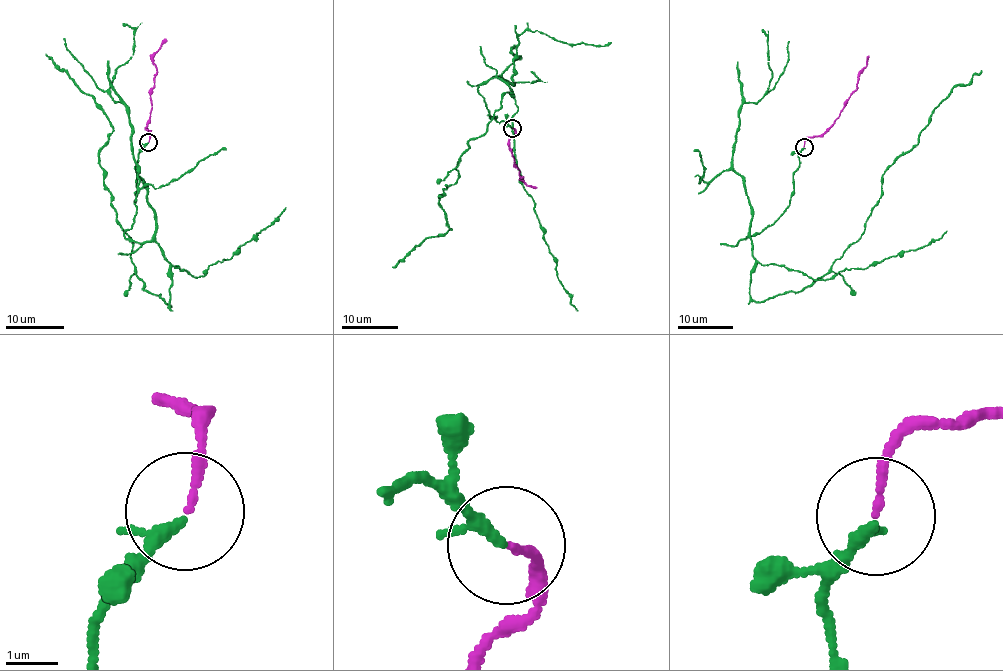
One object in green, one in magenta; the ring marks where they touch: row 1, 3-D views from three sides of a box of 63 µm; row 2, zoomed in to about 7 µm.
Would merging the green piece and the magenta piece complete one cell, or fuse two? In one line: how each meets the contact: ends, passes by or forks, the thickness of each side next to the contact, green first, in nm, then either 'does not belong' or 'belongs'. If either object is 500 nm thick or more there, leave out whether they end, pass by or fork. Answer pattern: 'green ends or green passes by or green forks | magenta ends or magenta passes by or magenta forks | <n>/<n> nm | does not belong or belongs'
green passes by | magenta ends | 180/140 nm | belongs

